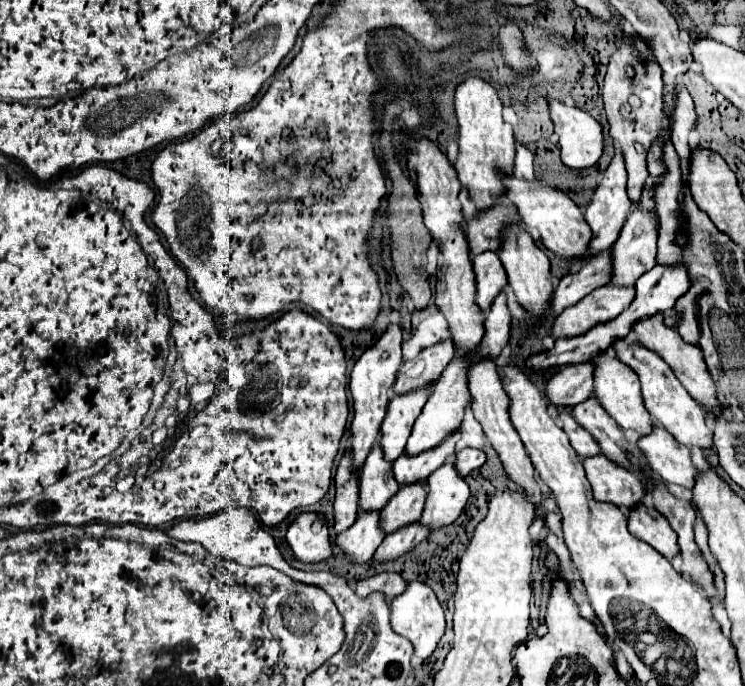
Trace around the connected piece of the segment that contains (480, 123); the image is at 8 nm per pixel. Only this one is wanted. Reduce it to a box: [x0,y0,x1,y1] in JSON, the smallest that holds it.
[455,75,513,209]

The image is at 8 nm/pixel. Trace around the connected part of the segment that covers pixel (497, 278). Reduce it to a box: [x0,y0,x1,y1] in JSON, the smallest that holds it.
[473,251,507,311]

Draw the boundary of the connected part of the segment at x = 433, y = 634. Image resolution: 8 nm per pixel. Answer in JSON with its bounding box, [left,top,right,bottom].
[389,581,445,659]

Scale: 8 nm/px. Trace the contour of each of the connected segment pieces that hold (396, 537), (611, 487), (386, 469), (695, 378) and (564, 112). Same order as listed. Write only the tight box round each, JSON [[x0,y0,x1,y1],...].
[[373,521,429,563],[583,453,645,509],[359,441,399,511],[633,313,721,415],[549,99,603,169]]

